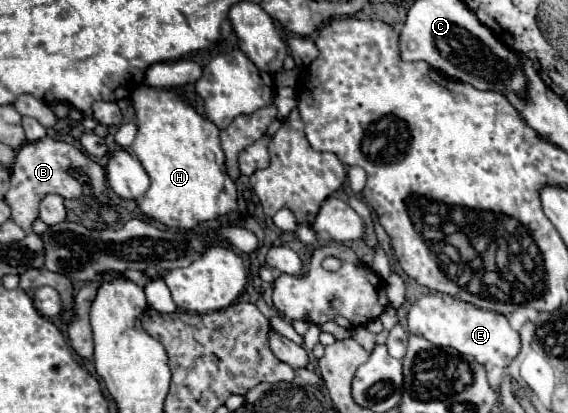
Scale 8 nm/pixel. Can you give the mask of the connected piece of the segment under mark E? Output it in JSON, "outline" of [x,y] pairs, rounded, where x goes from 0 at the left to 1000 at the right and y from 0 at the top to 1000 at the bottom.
{"outline":[[[752,712],[738,722],[720,751],[720,804],[731,814],[745,814],[762,833],[794,838],[812,857],[833,862],[854,896],[864,891],[893,891],[900,872],[917,847],[914,804],[896,789],[893,765],[879,755],[861,755],[836,746],[808,722],[787,712]]]}

